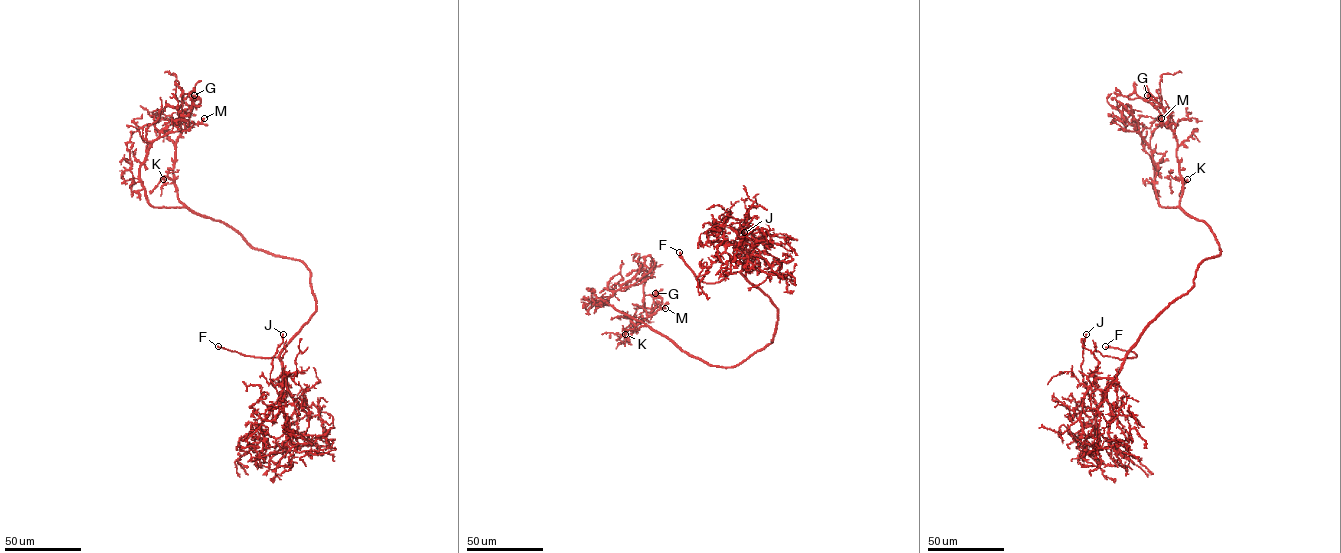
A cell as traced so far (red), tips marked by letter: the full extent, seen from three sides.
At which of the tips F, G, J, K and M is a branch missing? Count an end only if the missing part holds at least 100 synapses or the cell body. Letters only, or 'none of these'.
F, G

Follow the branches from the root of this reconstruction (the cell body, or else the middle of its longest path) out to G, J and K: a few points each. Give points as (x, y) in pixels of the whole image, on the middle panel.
G: (754, 354), (734, 366), (711, 366), (682, 350), (647, 326), (637, 329), (635, 325), (662, 303), (655, 293)
J: (754, 354), (772, 342), (777, 308), (741, 273), (747, 261), (747, 238), (741, 231), (732, 228), (744, 232)
K: (754, 354), (734, 366), (713, 366), (682, 350), (647, 326), (628, 329), (625, 334)

